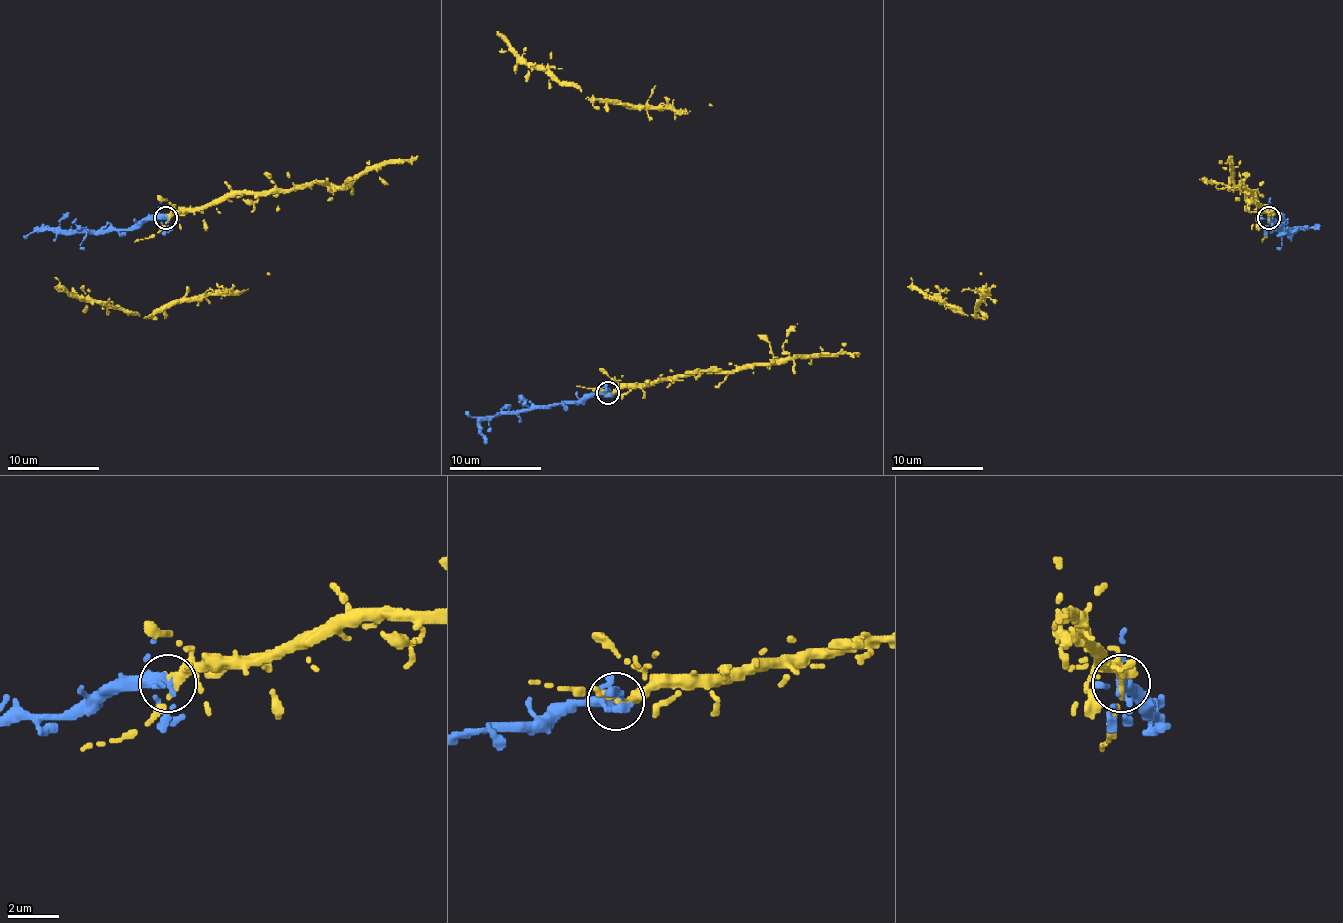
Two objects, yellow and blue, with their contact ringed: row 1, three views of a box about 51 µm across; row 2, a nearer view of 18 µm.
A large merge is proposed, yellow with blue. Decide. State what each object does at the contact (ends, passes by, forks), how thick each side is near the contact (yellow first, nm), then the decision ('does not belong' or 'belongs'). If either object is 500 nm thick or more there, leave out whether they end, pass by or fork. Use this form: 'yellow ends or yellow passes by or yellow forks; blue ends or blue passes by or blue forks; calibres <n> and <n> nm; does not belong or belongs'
yellow ends; blue forks; calibres 320 and 240 nm; belongs

